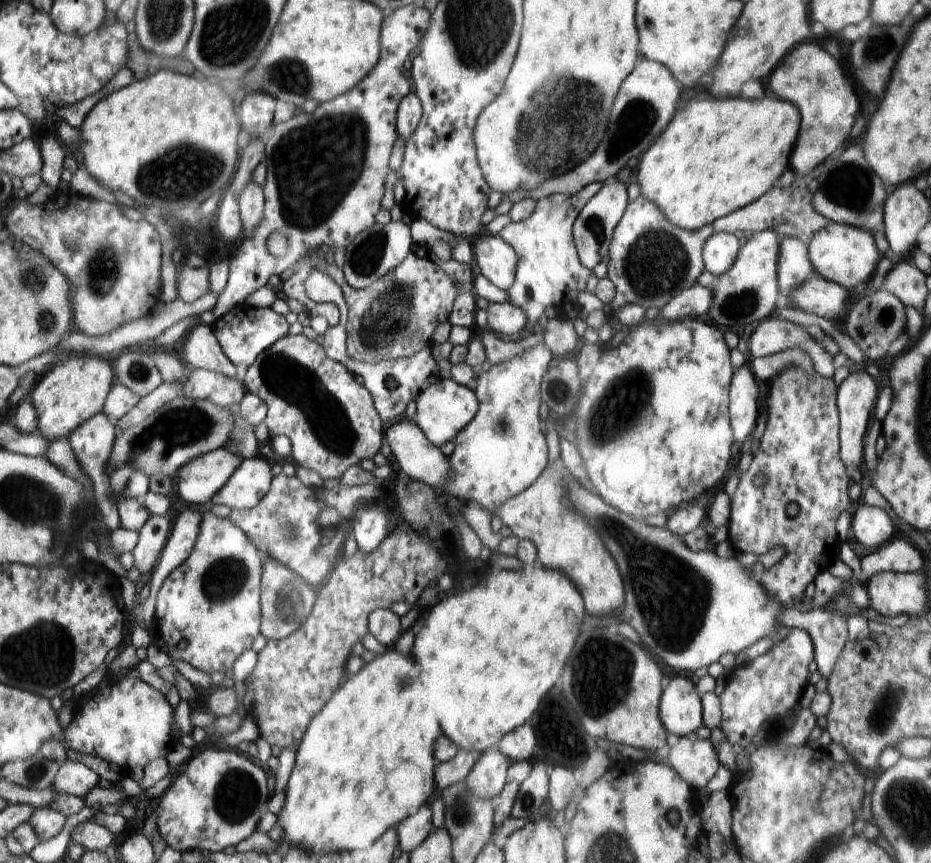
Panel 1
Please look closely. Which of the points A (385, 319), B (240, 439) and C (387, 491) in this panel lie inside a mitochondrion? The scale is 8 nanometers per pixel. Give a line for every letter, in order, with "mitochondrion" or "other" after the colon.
A: mitochondrion
B: mitochondrion
C: other

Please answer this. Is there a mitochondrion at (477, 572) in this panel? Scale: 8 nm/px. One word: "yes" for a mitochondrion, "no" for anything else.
no

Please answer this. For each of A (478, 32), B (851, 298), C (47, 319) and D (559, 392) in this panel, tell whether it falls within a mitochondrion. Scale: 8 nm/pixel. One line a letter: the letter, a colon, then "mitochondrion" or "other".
A: mitochondrion
B: other
C: mitochondrion
D: mitochondrion

